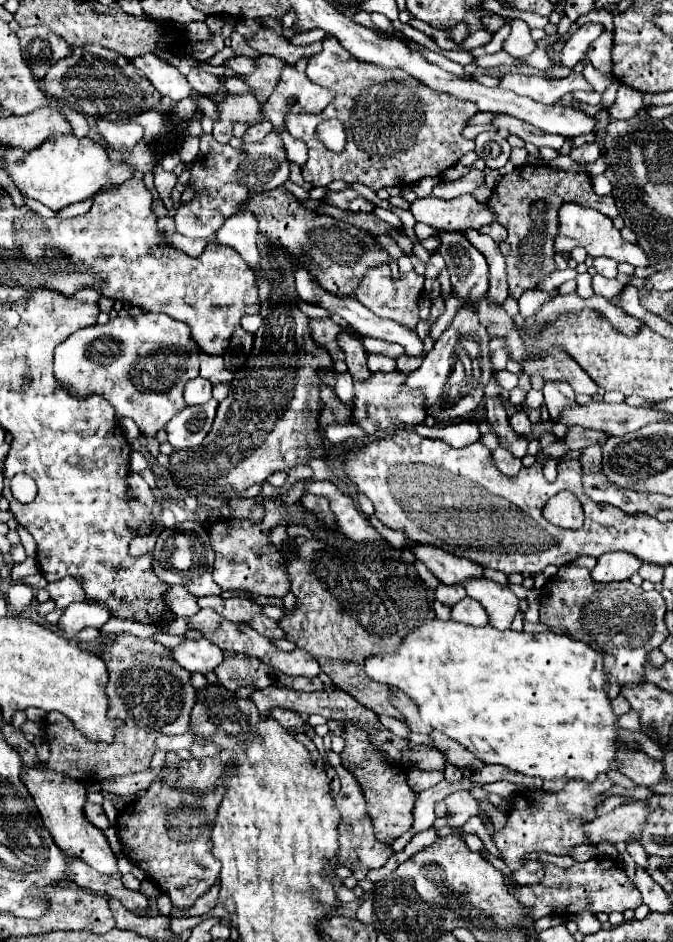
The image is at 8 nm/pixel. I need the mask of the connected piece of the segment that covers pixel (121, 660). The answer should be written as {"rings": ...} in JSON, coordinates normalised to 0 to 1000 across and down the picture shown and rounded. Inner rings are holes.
{"rings":[[[147,670],[147,676],[162,678],[162,683],[144,693],[144,697],[153,697],[162,712],[156,736],[165,753],[159,759],[183,765],[171,778],[171,789],[153,789],[150,793],[144,787],[123,782],[123,778],[117,778],[117,774],[111,774],[105,765],[97,765],[97,759],[85,755],[70,757],[67,765],[67,780],[76,795],[70,808],[73,816],[91,818],[120,831],[144,831],[218,816],[230,799],[233,782],[272,780],[281,774],[281,759],[290,746],[290,729],[281,725],[281,712],[257,702],[248,687],[192,672]]]}

